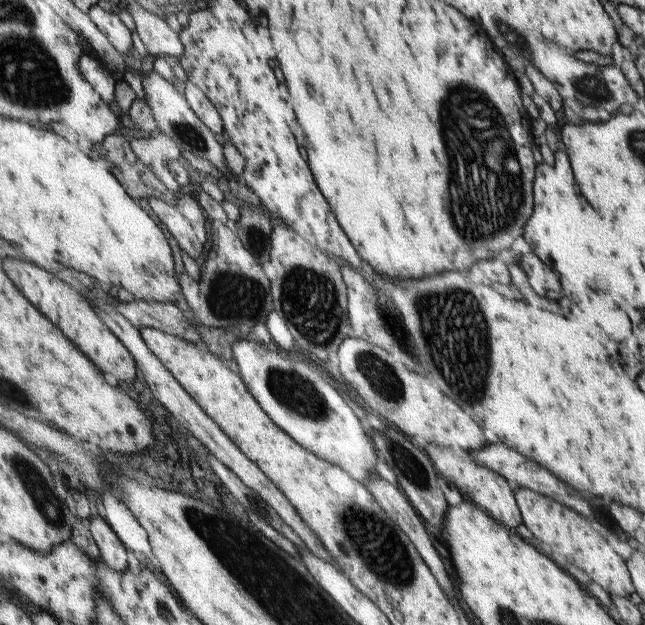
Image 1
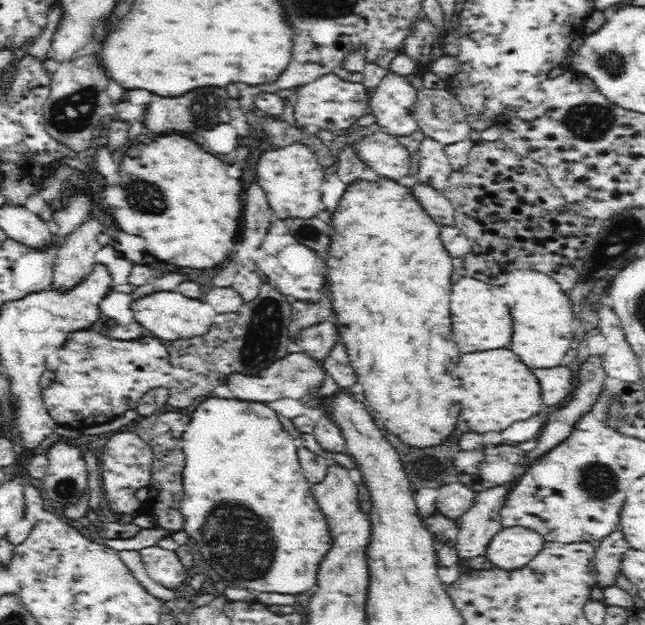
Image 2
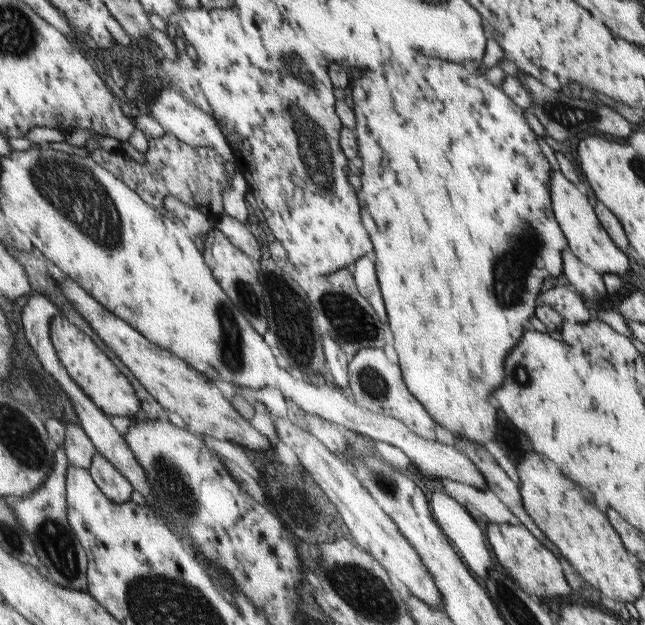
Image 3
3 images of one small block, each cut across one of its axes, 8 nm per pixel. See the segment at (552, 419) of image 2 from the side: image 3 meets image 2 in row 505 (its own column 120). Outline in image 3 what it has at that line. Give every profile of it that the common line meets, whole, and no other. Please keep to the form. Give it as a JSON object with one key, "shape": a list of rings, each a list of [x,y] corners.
{"shape":[[[98,453],[95,456],[93,466],[90,469],[93,472],[93,476],[96,478],[96,482],[100,485],[100,488],[106,492],[106,496],[118,504],[132,501],[132,494],[134,494],[134,484],[130,482],[127,476],[124,476],[124,472],[118,468],[115,464],[112,464],[106,456],[102,453]]]}

